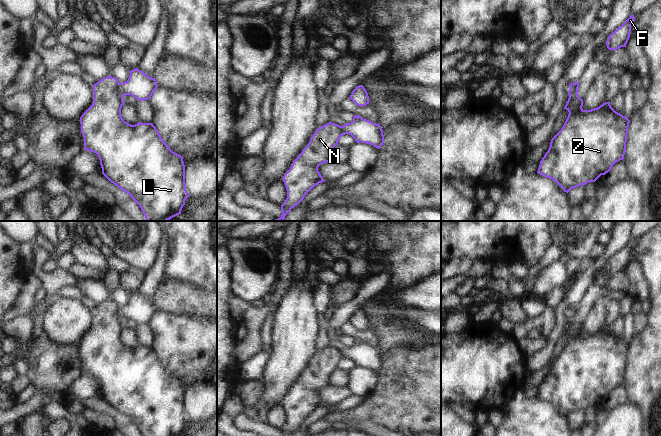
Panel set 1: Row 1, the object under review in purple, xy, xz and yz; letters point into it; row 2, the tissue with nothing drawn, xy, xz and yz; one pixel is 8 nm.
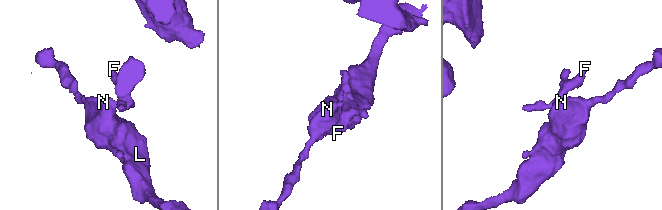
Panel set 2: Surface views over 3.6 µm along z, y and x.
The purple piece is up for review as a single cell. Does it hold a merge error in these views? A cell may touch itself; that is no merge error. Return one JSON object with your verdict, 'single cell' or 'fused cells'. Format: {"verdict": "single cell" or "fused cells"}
{"verdict": "fused cells"}

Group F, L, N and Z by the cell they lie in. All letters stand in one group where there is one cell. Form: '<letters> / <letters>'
F / L N Z

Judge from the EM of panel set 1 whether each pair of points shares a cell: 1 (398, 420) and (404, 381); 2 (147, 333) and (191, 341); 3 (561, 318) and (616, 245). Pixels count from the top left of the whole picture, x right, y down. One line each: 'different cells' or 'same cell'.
1: same cell
2: different cells
3: same cell

